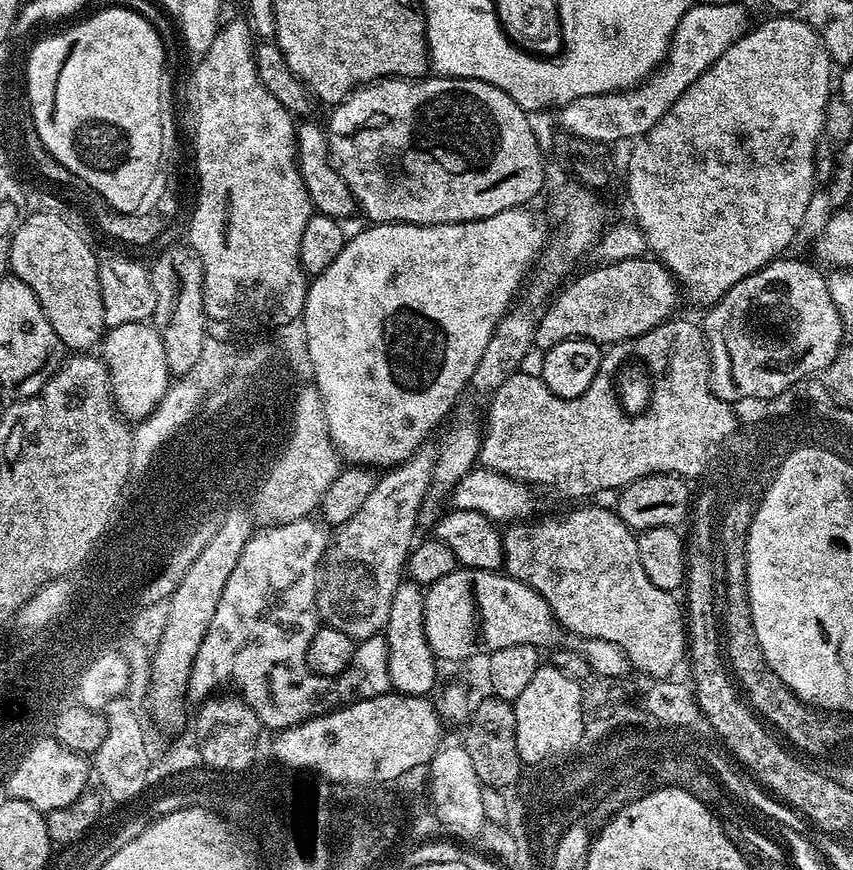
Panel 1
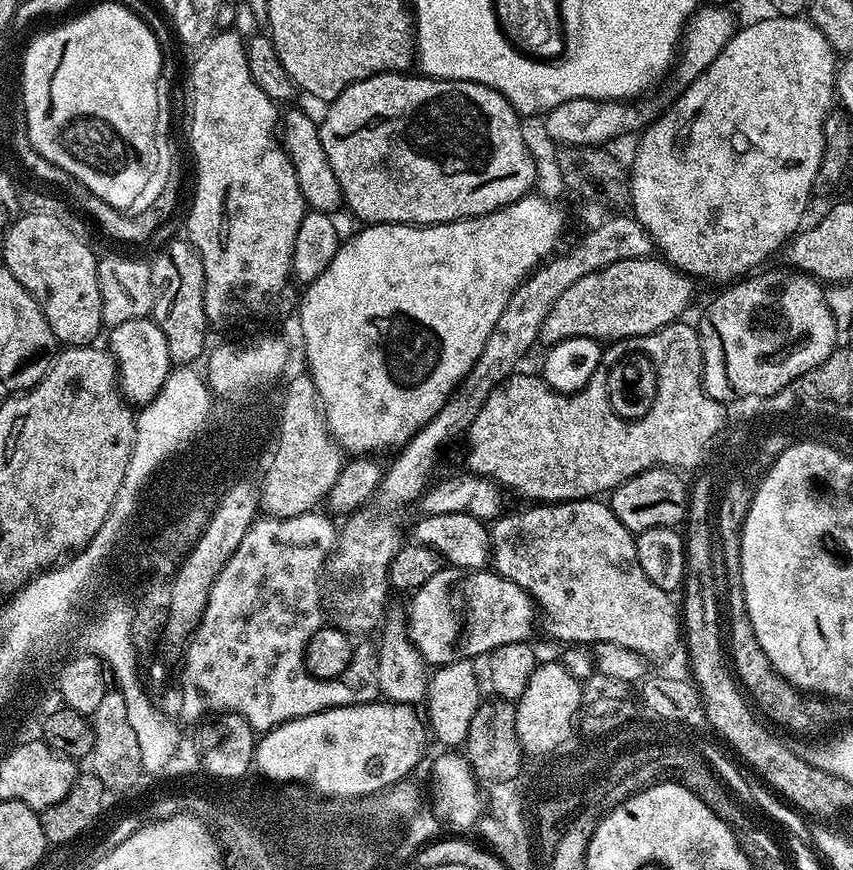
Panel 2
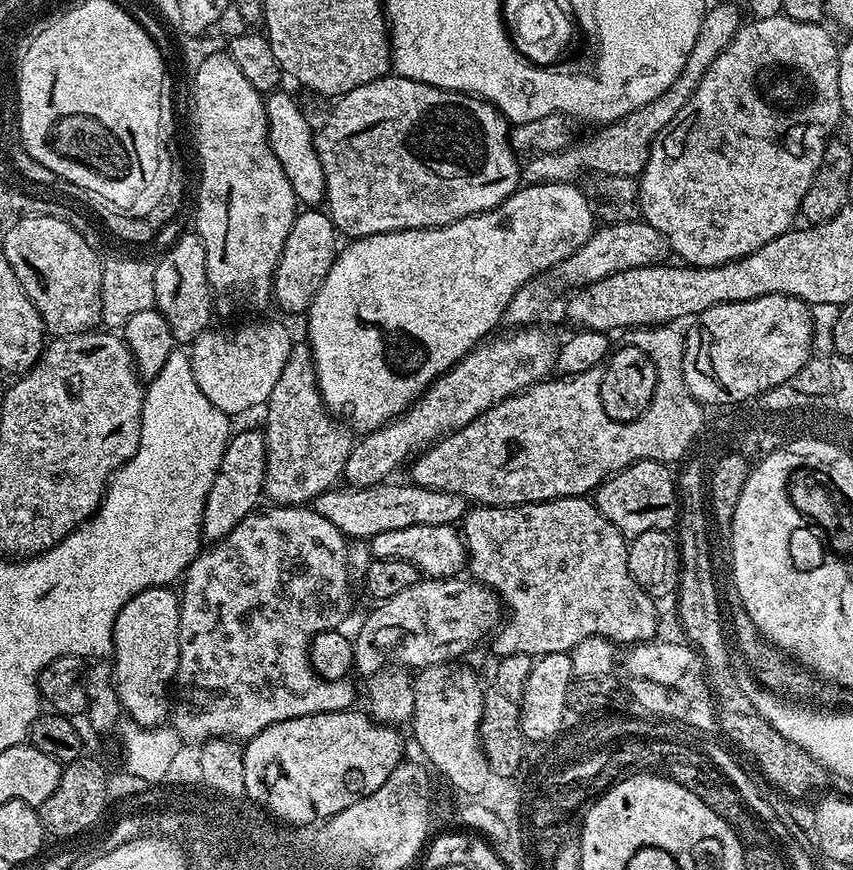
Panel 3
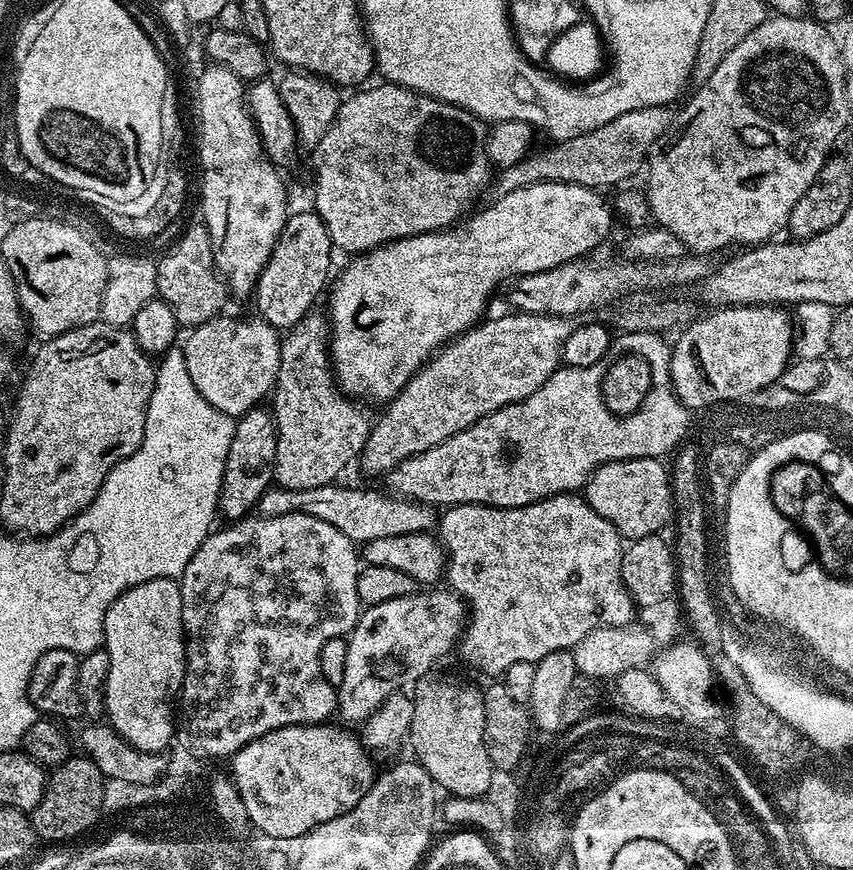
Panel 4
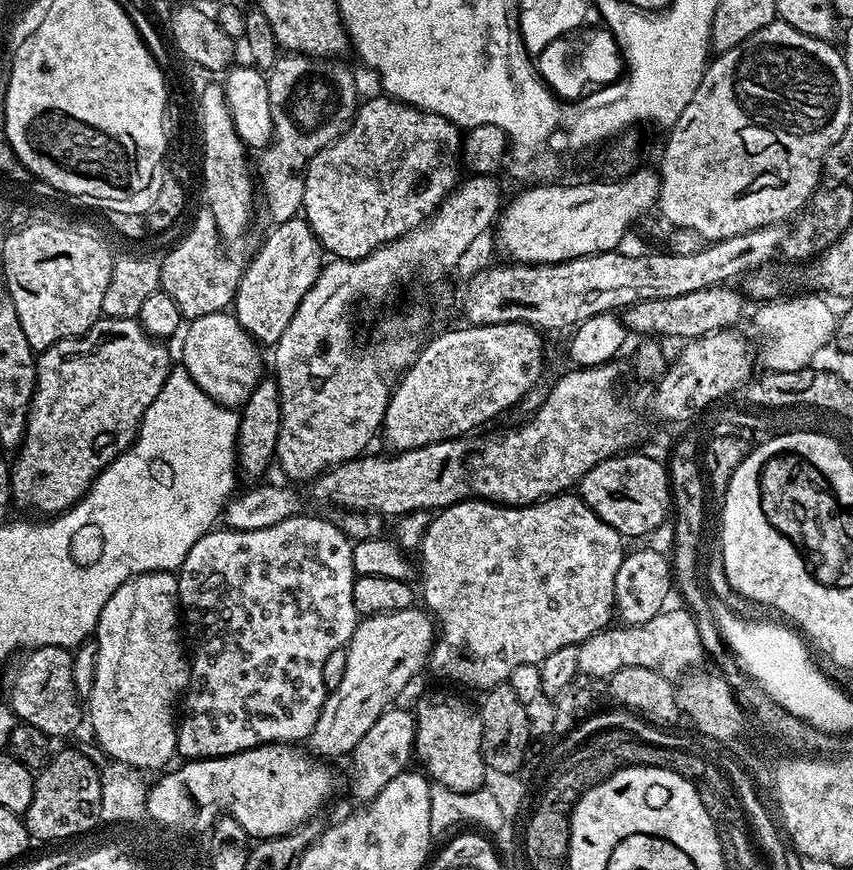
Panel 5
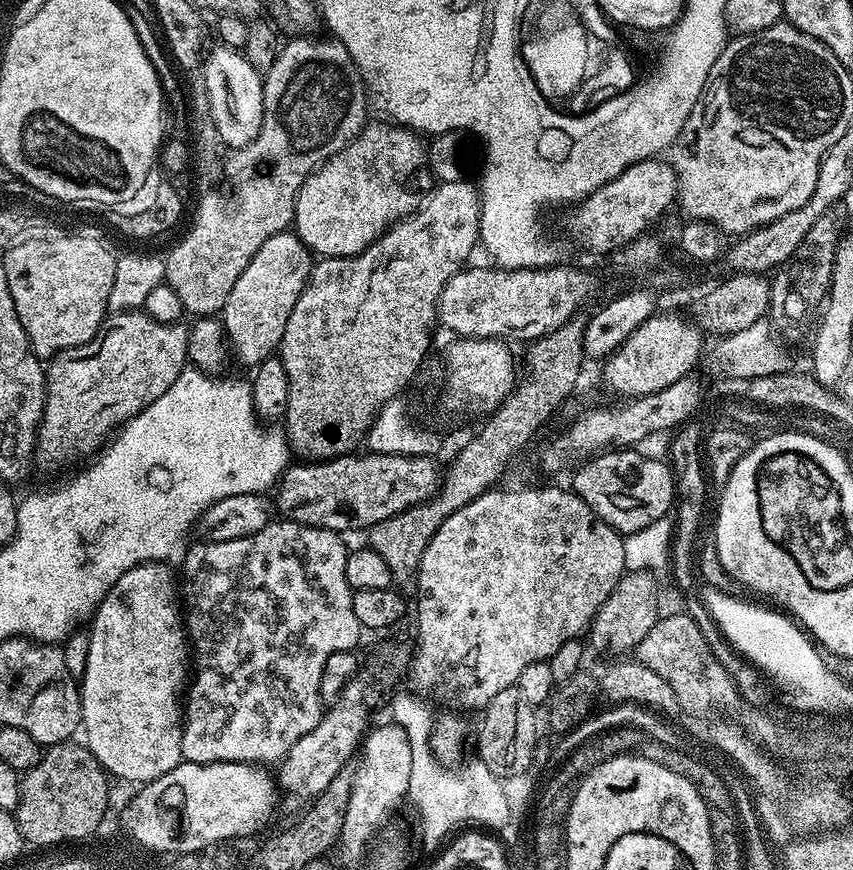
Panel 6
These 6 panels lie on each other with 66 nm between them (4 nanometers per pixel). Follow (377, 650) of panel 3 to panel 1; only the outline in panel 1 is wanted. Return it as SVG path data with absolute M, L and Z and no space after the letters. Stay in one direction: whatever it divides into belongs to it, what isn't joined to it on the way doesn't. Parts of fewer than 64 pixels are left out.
M457 566L446 578L427 585L424 592L424 633L432 655L444 660L468 660L471 656L483 657L502 646L532 644L541 650L555 649L562 637L560 623L544 599L523 580L516 580L500 570L465 568Z

